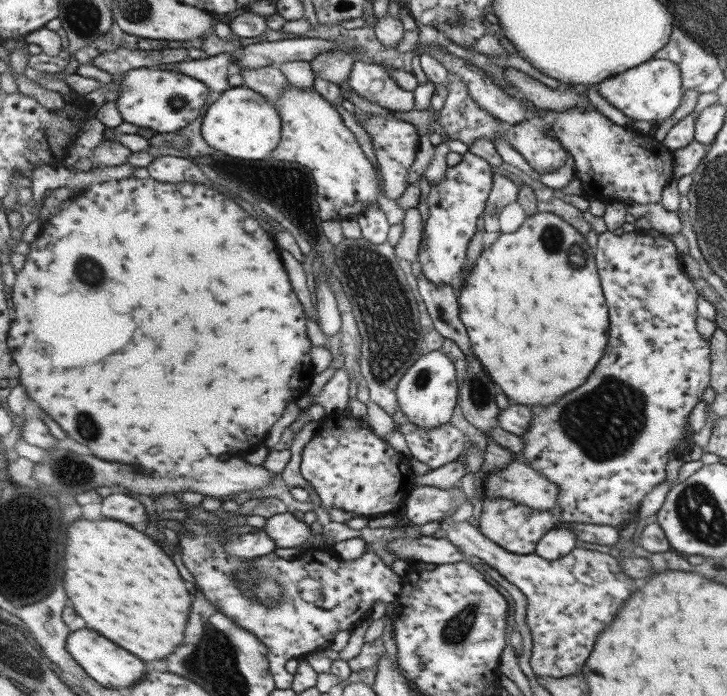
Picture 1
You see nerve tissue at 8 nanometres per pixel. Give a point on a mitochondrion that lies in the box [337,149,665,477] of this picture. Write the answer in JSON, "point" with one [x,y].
{"point":[607,430]}

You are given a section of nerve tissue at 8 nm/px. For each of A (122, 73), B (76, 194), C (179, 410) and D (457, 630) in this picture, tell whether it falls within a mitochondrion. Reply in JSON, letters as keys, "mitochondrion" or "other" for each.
{"A":"other","B":"other","C":"other","D":"mitochondrion"}

